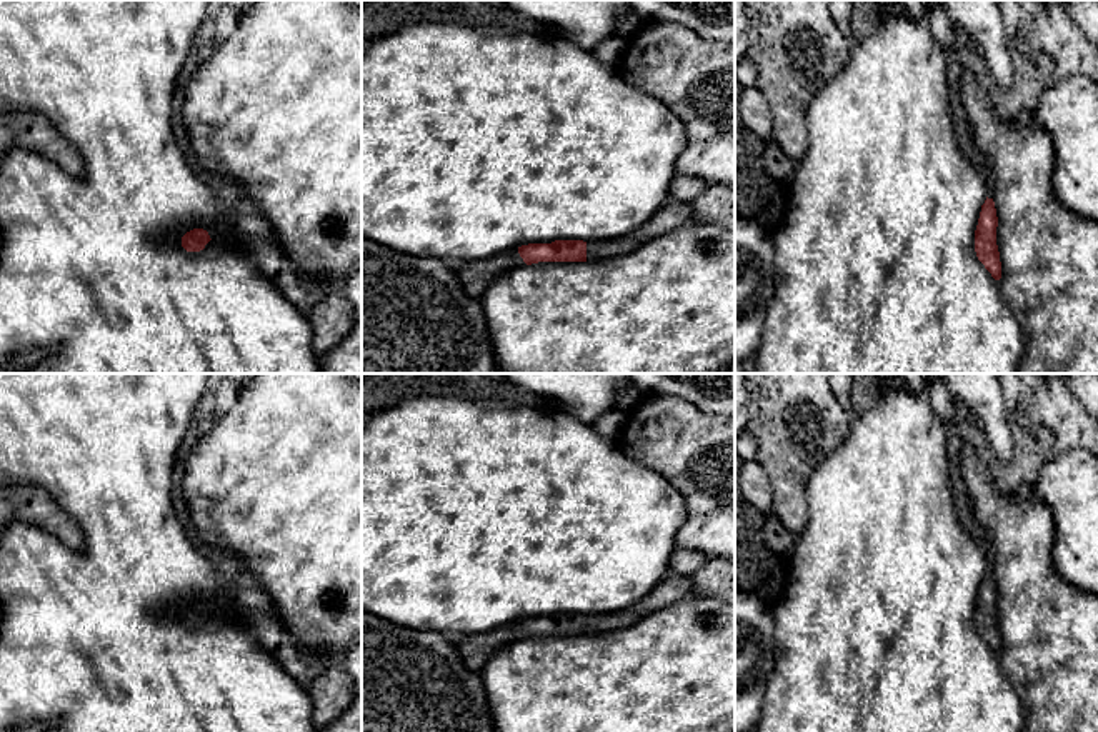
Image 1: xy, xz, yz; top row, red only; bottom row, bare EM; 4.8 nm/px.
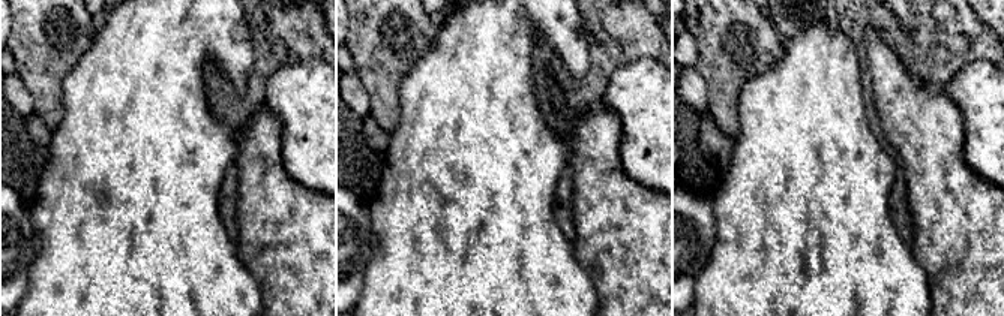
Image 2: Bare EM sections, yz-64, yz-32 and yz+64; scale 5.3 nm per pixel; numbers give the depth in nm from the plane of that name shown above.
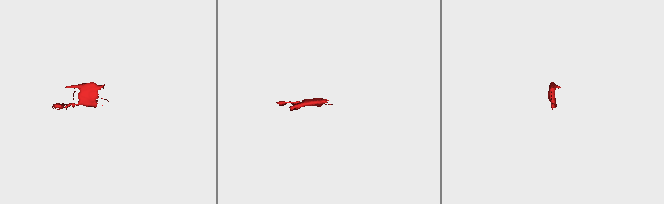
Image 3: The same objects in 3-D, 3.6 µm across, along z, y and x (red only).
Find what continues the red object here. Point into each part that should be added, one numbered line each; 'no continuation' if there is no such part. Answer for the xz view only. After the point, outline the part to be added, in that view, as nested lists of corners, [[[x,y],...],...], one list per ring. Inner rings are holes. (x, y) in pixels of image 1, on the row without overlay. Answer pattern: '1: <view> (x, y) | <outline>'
1: xz (673, 589) | [[[666,577],[648,597],[626,609],[586,615],[586,635],[631,627],[658,609],[665,609],[691,595],[695,595],[691,577]]]
2: xz (475, 649) | [[[518,620],[505,624],[485,634],[448,634],[463,662],[475,672],[480,672],[488,659],[502,647],[525,640],[527,637],[518,627]]]

